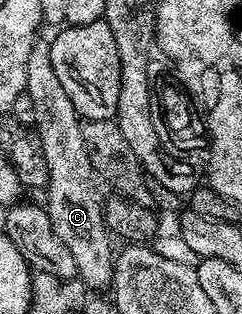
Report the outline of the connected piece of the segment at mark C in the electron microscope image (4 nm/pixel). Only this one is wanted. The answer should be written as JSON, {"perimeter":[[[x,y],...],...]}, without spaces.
{"perimeter":[[[36,43],[35,49],[29,54],[25,95],[33,98],[33,111],[37,113],[33,130],[39,135],[47,162],[45,207],[53,226],[53,234],[57,234],[57,238],[65,242],[69,254],[73,254],[78,279],[96,290],[110,289],[115,278],[116,253],[111,252],[113,236],[106,224],[105,204],[103,200],[99,201],[99,192],[95,189],[97,177],[91,167],[89,150],[85,146],[79,111],[73,102],[69,102],[69,94],[65,94],[65,86],[61,86],[57,70],[53,70],[46,43]]]}

